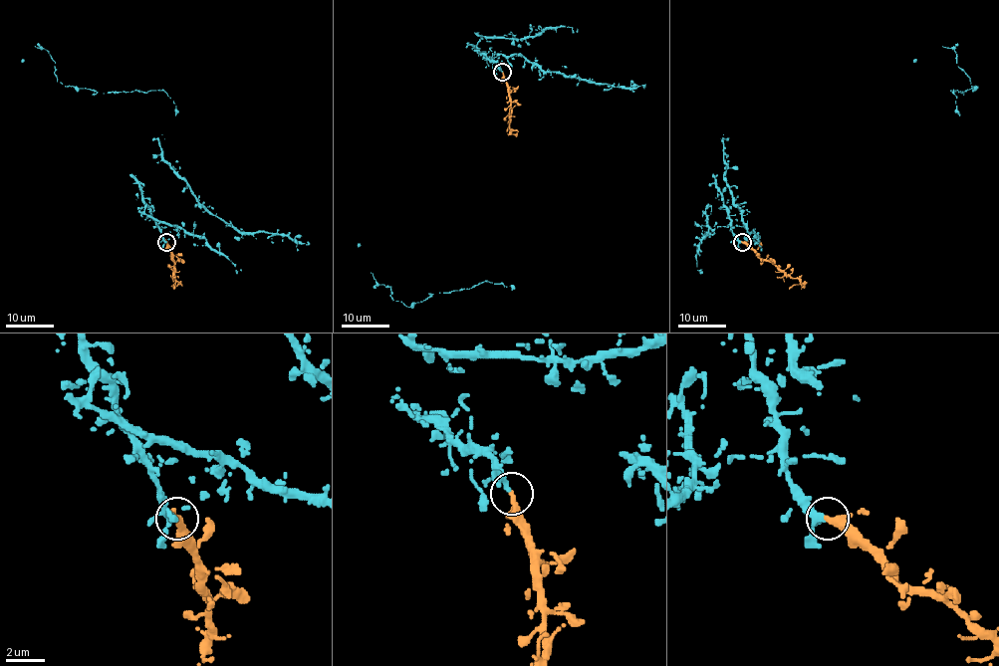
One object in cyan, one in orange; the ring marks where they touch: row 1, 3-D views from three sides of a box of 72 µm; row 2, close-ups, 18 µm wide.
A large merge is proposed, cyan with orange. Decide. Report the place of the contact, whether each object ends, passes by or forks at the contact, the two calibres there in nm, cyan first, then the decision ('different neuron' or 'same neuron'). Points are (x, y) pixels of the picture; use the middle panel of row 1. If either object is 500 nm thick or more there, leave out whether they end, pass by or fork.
place (502, 72); cyan forks; orange passes by; calibres 220 and 280 nm; same neuron

